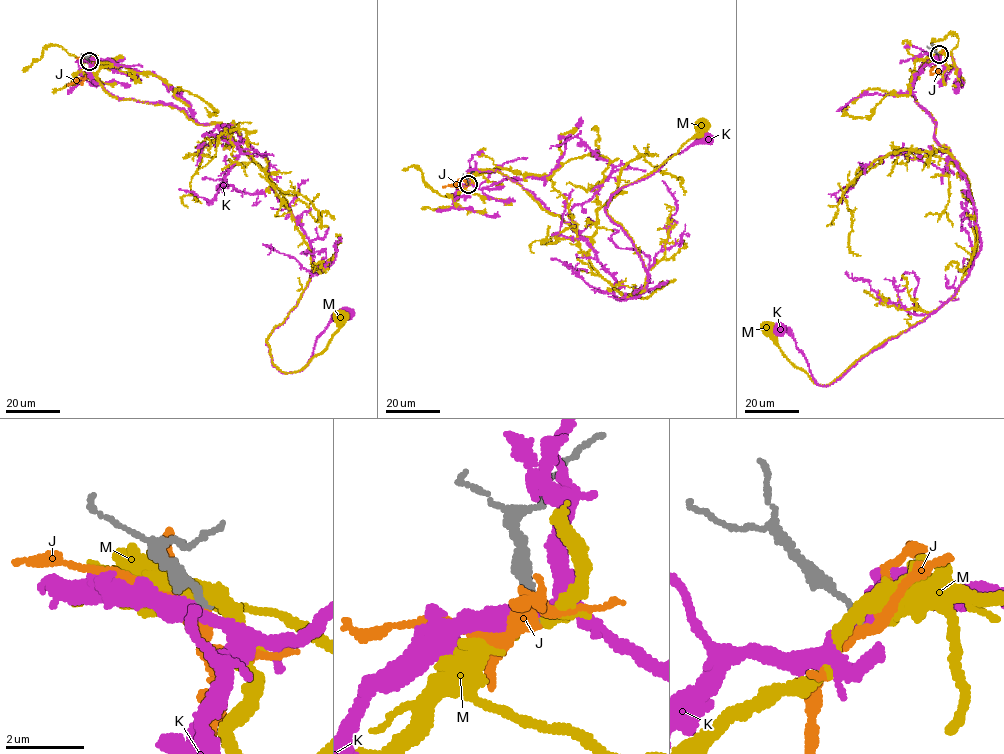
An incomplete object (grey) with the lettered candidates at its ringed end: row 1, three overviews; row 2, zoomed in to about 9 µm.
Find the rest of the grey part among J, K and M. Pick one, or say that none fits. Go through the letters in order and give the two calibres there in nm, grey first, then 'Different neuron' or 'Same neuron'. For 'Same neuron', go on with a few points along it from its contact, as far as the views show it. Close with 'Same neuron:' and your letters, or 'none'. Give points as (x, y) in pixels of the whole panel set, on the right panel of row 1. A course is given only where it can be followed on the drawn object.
J: Thickness 160 nm (grey) against 360 nm. Different neuron
K: Thickness 170 nm (grey) against 400 nm. Different neuron
M: Thickness 170 nm (grey) against 360 nm. Different neuron
Same neuron: none

